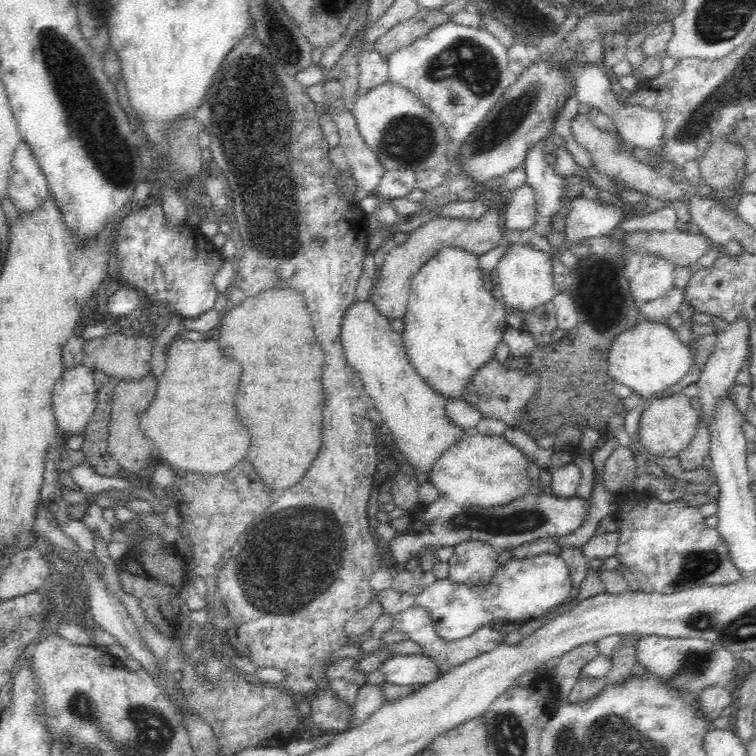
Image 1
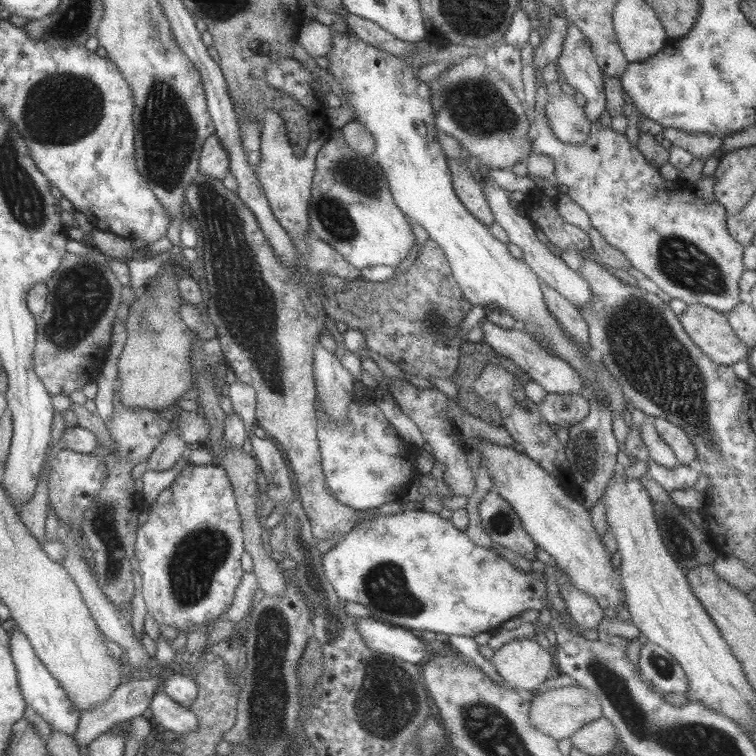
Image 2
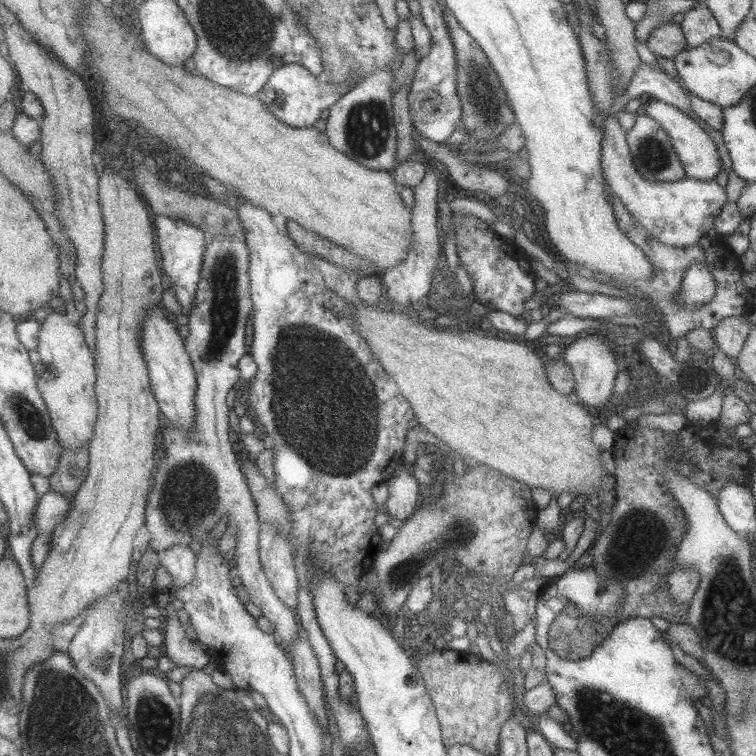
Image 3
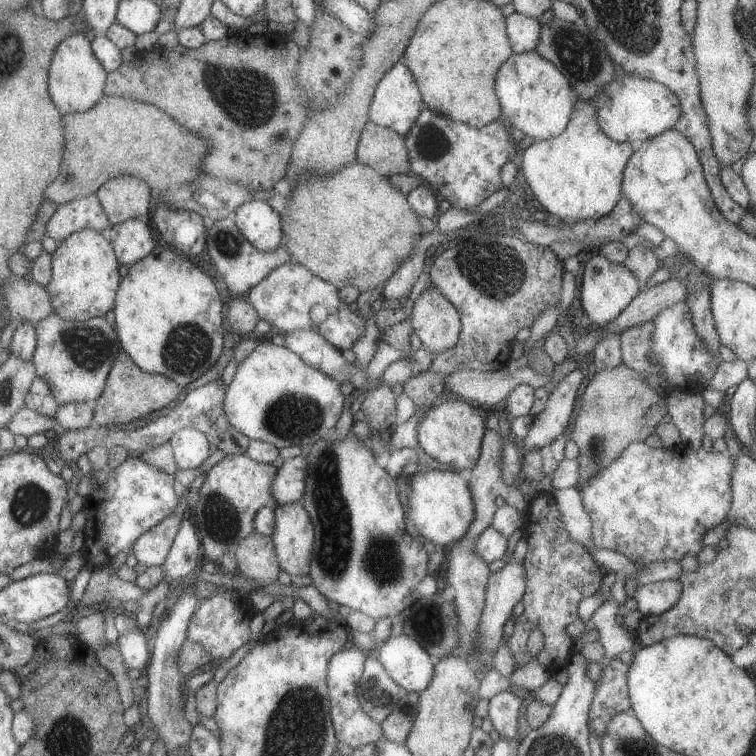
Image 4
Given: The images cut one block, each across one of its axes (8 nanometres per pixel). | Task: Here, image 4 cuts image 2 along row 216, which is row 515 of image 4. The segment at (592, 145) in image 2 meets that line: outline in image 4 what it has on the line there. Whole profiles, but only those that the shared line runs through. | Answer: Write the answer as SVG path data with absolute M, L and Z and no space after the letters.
M643 441L631 442L616 460L579 486L581 504L591 522L591 542L601 549L619 552L633 563L680 562L685 555L696 556L703 547L701 536L730 513L731 472L733 456L728 452L707 452L690 446L673 452L672 448L649 448Z

